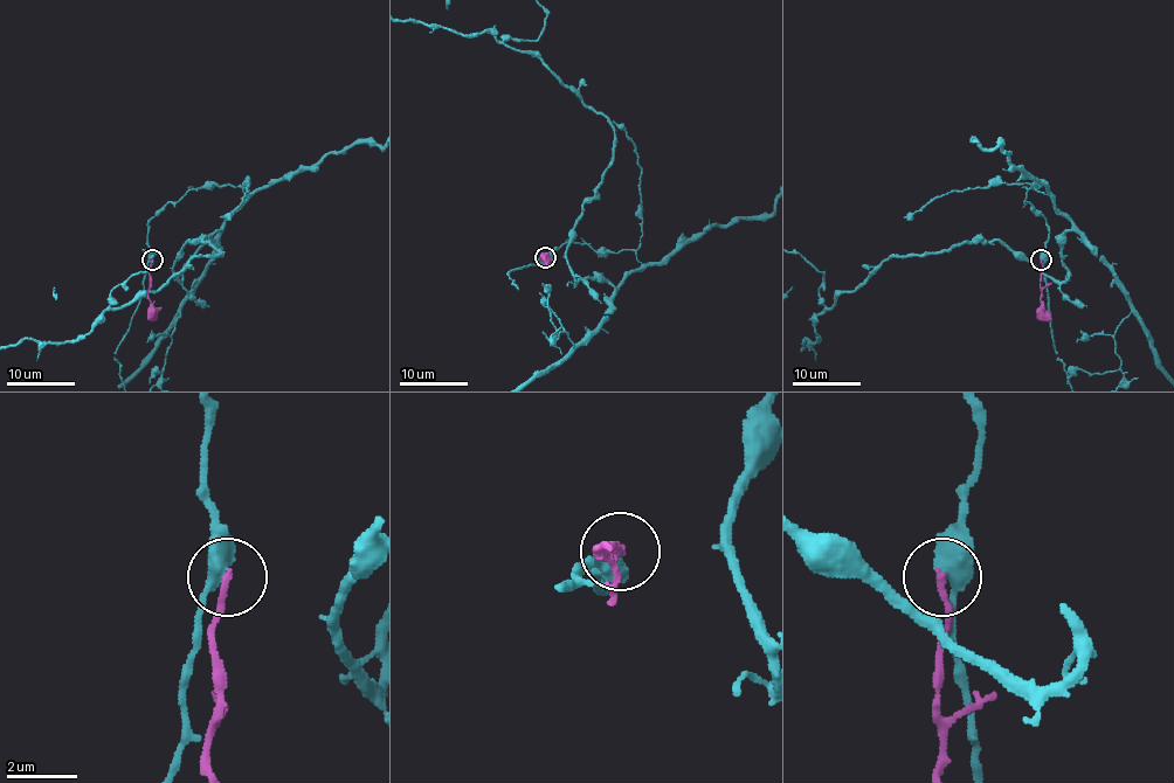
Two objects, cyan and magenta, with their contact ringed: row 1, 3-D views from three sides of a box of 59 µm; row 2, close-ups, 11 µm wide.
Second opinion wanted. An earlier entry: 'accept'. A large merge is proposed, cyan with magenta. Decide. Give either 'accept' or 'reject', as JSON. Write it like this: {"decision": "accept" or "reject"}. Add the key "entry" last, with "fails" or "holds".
{"decision": "reject", "entry": "fails"}

